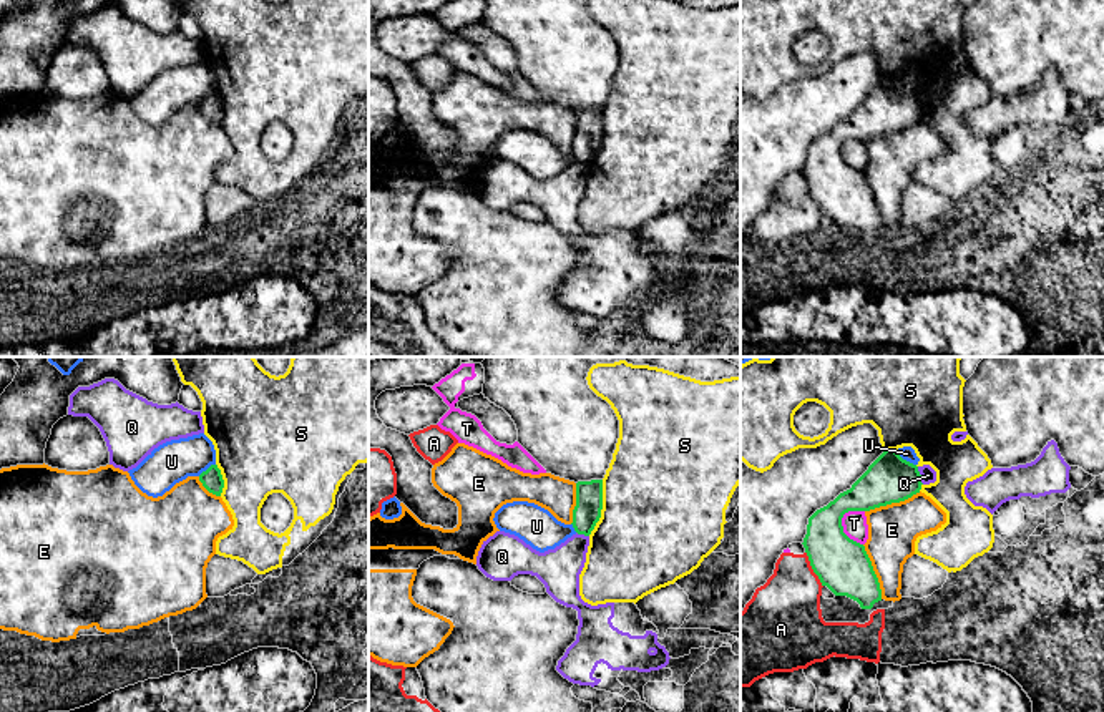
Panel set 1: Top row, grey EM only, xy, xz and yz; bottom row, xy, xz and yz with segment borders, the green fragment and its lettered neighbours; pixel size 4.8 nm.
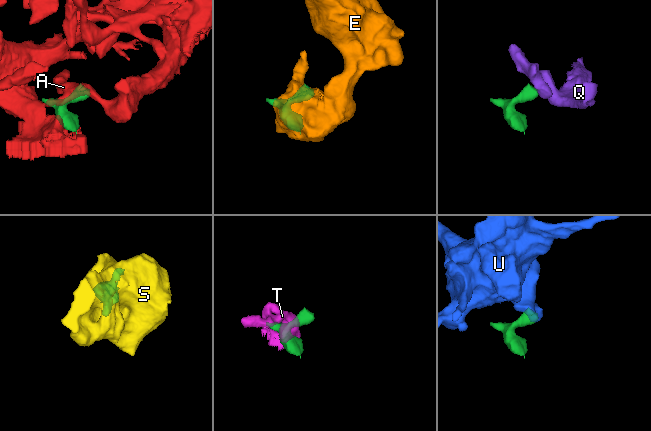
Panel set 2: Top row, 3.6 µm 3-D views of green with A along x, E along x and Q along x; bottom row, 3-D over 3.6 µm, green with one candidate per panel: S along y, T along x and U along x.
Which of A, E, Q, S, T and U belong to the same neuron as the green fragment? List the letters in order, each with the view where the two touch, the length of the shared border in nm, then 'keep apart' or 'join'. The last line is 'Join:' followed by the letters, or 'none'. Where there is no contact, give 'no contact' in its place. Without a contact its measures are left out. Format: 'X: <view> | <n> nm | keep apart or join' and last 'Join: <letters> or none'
A: yz | 190 nm | keep apart
E: yz | 280 nm | keep apart
Q: yz | 90 nm | keep apart
S: xz | 280 nm | keep apart
T: yz | 190 nm | keep apart
U: yz | 130 nm | keep apart
Join: none

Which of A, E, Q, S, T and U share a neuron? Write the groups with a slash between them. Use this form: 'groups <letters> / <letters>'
groups A Q T / E / S / U

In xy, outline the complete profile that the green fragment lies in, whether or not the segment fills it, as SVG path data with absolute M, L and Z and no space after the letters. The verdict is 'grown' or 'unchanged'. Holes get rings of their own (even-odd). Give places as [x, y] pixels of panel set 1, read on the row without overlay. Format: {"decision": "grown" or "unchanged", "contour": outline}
{"decision": "unchanged", "contour": "M211 93L206 100L203 100L199 103L199 110L209 121L221 124L224 116L224 108L217 93Z"}

